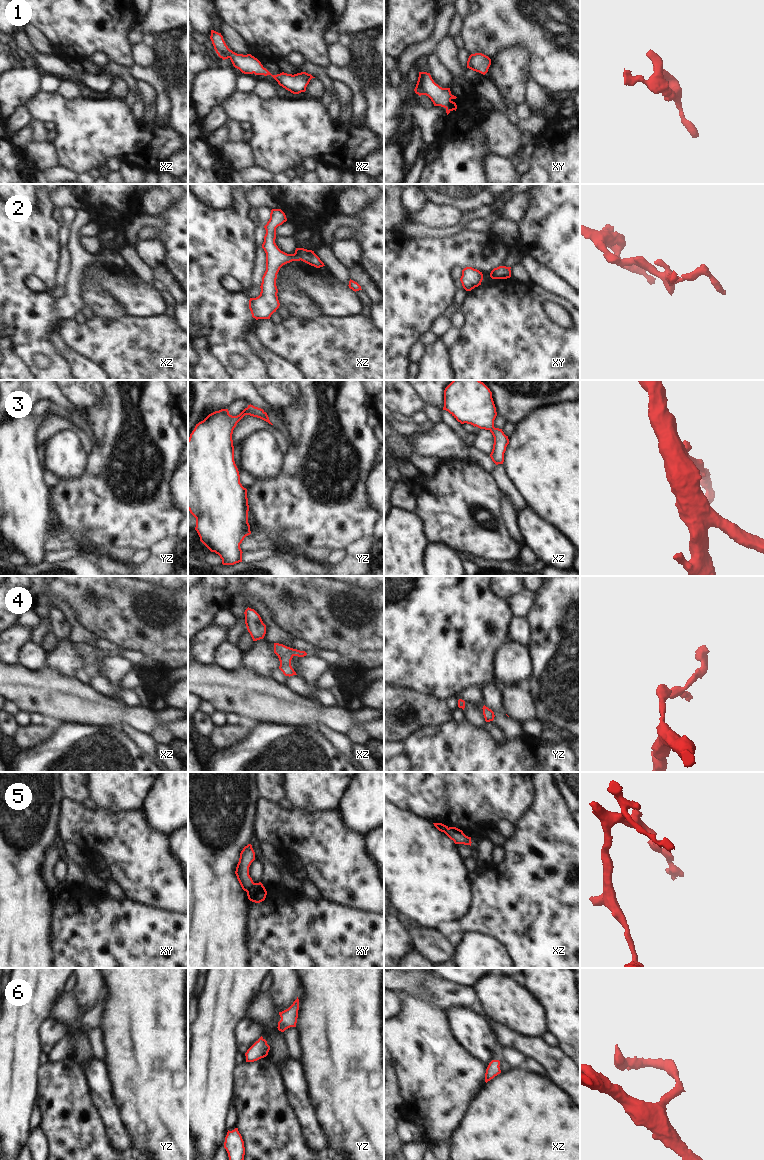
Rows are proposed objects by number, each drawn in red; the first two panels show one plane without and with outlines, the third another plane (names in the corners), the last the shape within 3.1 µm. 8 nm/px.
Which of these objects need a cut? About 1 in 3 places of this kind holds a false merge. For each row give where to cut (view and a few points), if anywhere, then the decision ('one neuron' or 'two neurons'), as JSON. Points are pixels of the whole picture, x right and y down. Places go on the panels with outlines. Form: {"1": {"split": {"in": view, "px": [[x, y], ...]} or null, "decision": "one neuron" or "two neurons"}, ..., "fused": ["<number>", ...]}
{"1": {"split": null, "decision": "one neuron"}, "2": {"split": null, "decision": "one neuron"}, "3": {"split": null, "decision": "one neuron"}, "4": {"split": null, "decision": "one neuron"}, "5": {"split": {"in": "xy", "px": [[254, 883], [246, 891]]}, "decision": "two neurons"}, "6": {"split": null, "decision": "one neuron"}, "fused": ["5"]}

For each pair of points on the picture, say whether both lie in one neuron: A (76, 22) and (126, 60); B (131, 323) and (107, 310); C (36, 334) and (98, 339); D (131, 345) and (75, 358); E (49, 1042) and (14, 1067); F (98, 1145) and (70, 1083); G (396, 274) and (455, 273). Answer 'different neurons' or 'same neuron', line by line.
A: same neuron
B: different neurons
C: different neurons
D: different neurons
E: different neurons
F: same neuron
G: different neurons

